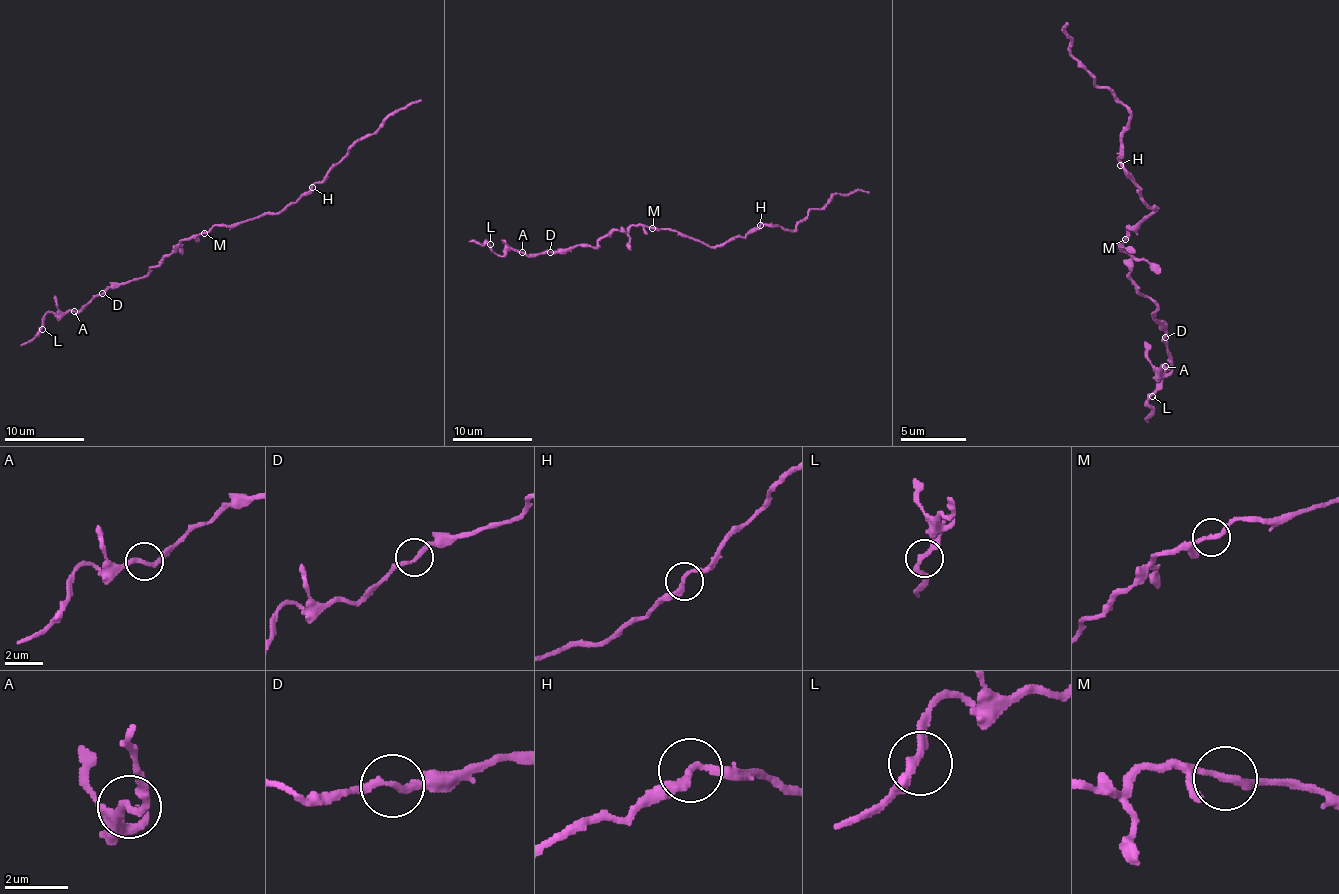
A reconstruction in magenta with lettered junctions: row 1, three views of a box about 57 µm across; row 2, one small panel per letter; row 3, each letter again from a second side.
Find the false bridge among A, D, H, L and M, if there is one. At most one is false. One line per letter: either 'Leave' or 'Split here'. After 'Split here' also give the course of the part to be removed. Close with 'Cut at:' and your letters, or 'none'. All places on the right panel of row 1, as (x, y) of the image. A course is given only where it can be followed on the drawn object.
A: Leave
D: Leave
H: Leave
L: Leave
M: Leave
Cut at: none

